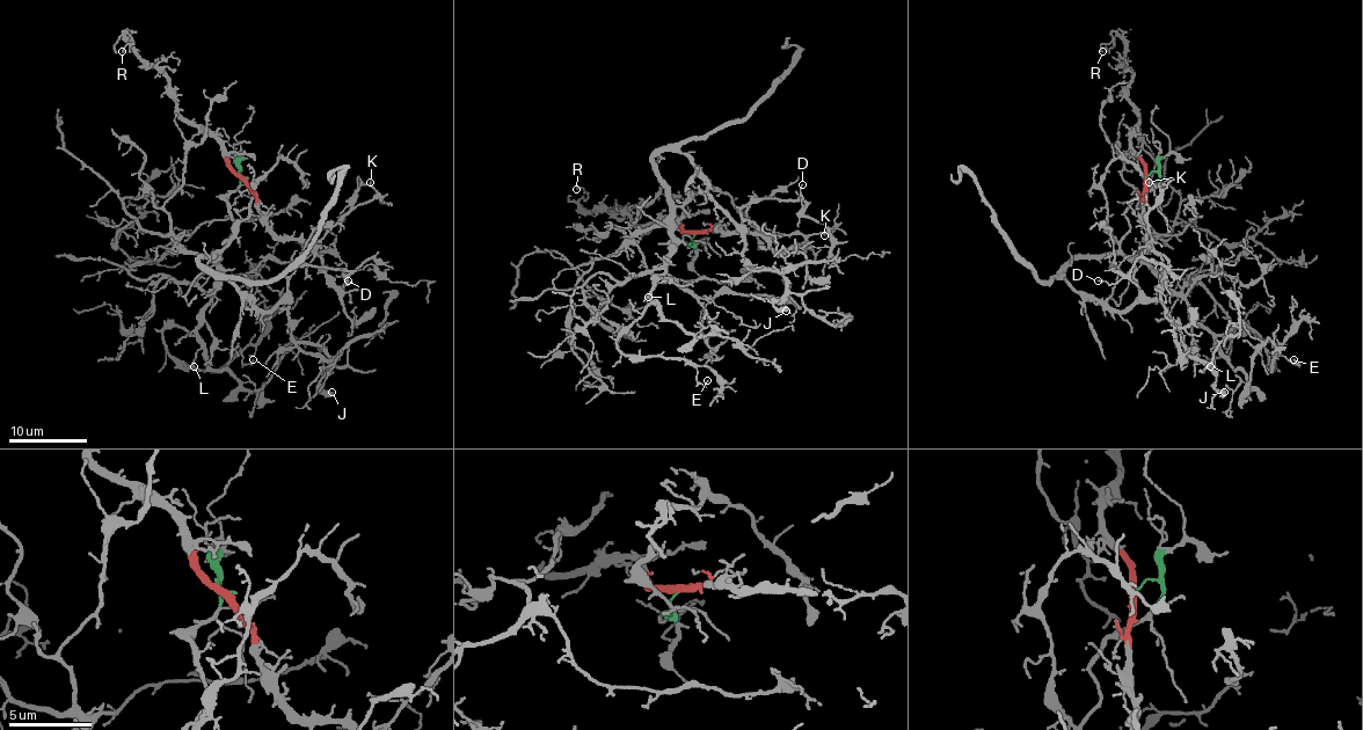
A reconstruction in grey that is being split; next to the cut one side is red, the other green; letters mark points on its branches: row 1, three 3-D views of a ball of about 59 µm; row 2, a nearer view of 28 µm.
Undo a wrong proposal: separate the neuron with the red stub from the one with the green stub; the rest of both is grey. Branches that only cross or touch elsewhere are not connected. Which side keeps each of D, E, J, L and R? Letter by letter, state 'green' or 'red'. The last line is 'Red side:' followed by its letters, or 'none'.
D: green
E: green
J: green
L: green
R: red
Red side: R

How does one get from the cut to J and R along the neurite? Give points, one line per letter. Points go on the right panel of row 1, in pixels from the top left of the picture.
J: (1146, 177), (1160, 180), (1124, 214), (1115, 252), (1077, 256), (1063, 277), (1119, 311), (1158, 301), (1225, 392)
R: (1146, 177), (1130, 141), (1138, 115), (1128, 96), (1124, 43), (1113, 31), (1108, 43), (1101, 43), (1102, 51)

